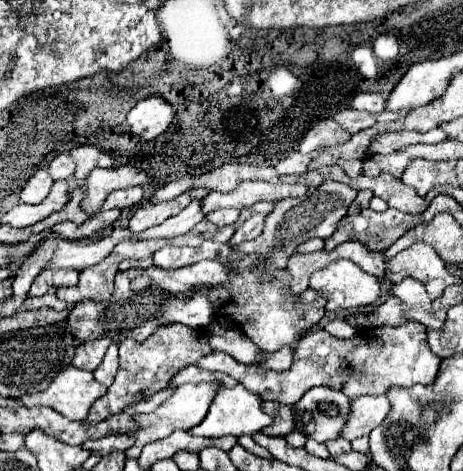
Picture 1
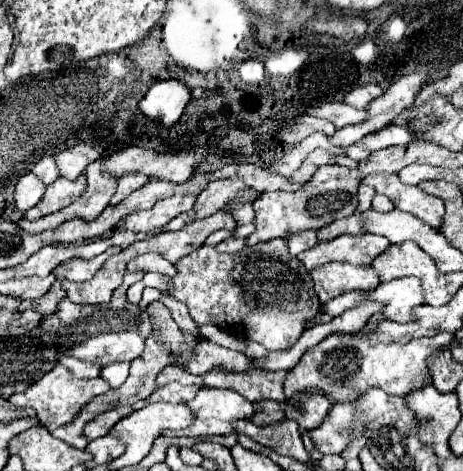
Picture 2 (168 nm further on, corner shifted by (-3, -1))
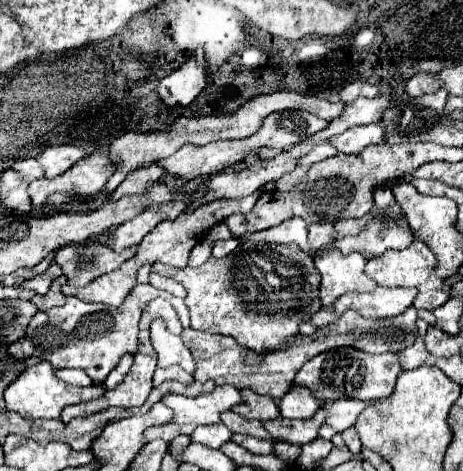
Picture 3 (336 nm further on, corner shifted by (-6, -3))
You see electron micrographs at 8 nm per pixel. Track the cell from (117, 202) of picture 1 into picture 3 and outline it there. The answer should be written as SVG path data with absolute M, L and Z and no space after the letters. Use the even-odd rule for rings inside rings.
M149 164L149 166L143 166L135 172L131 172L123 182L121 186L111 194L109 200L119 200L121 196L125 194L141 194L145 192L151 184L159 182L159 178L163 176L163 168L159 168L157 164Z

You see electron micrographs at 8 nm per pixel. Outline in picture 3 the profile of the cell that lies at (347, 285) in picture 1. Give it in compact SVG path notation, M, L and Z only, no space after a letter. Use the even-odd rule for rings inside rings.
M329 250L325 256L315 258L315 268L321 274L321 302L323 306L331 306L339 296L347 292L371 292L377 288L375 280L365 274L367 260L353 254L339 254L337 250Z

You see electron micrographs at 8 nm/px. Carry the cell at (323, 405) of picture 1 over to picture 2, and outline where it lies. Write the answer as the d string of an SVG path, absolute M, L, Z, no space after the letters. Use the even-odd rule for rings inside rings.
M300 392L300 394L294 394L292 398L286 400L284 414L286 414L286 418L298 422L298 426L302 430L312 430L312 428L320 426L320 422L328 414L330 406L332 404L322 394Z

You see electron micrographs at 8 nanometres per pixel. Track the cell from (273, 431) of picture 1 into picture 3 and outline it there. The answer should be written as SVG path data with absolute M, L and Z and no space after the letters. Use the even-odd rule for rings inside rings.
M243 390L241 396L243 396L245 402L241 406L237 406L235 412L241 414L243 418L257 418L261 422L277 420L279 418L279 408L277 408L273 398L259 396L259 394L251 392L251 390Z

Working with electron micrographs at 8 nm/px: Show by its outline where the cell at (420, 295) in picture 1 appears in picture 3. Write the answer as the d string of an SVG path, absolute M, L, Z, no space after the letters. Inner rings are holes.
M377 286L373 292L351 292L343 294L333 306L321 308L315 316L311 316L311 324L325 326L335 322L347 308L357 310L361 316L371 320L375 318L393 318L403 314L415 300L415 288L387 288Z

